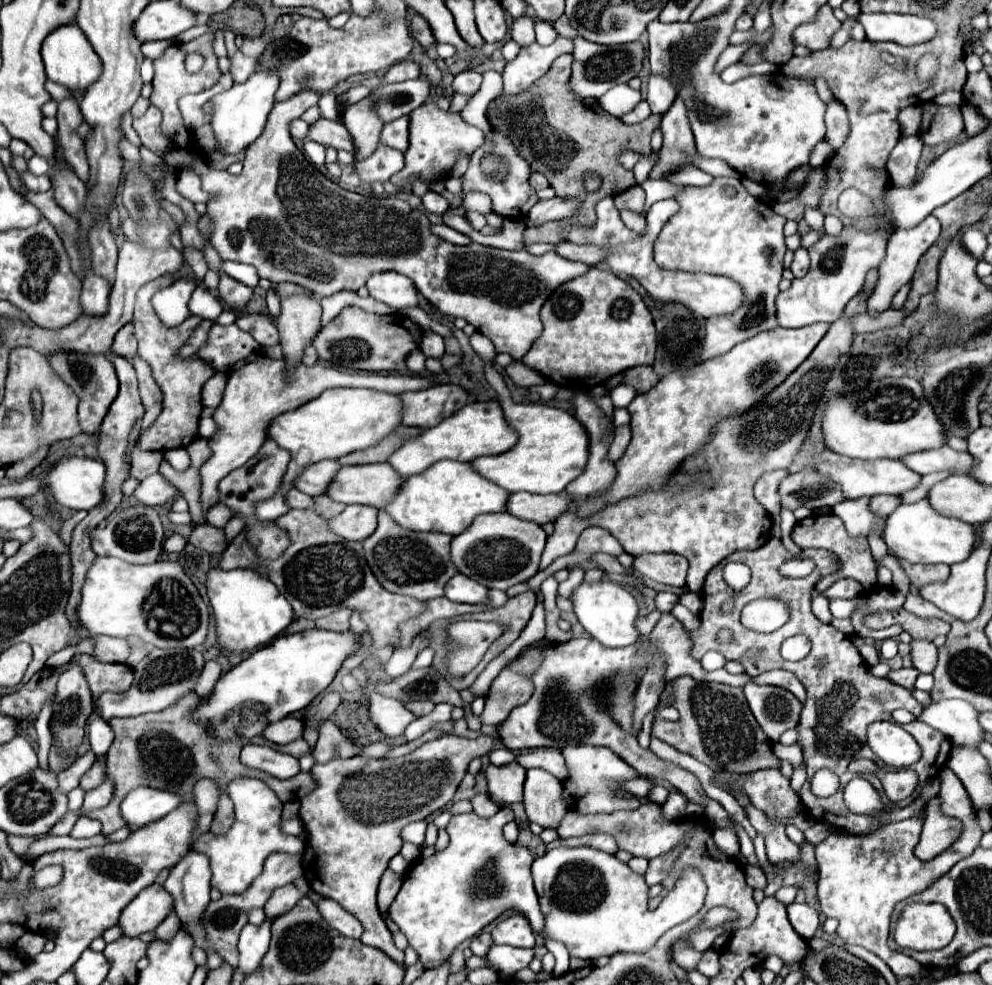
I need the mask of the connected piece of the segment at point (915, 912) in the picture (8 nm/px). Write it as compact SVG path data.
M910 904L900 914L894 940L912 950L938 950L950 944L954 930L954 920L942 904Z

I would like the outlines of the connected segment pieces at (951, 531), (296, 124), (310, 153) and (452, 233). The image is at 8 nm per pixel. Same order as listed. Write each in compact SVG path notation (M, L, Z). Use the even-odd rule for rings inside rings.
M920 500L914 504L900 504L888 518L884 528L884 542L888 544L888 552L910 564L948 564L962 562L970 556L974 546L974 528L956 518L944 518L936 514L928 500Z
M294 120L292 124L290 124L290 132L292 132L292 138L300 138L300 140L304 140L306 136L308 136L308 132L310 132L310 124L306 124L304 120Z
M306 140L304 142L304 154L308 158L310 164L314 164L316 168L324 166L324 154L326 154L326 148L322 144L316 144L312 140Z
M444 224L432 226L432 232L434 232L436 236L440 236L440 238L452 242L452 244L460 244L460 246L462 246L462 244L470 244L470 242L472 242L466 234L460 234L458 230L454 230L454 228L450 228L450 226L444 226Z

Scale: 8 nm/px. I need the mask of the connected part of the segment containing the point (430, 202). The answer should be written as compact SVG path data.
M426 192L426 194L422 196L422 204L426 206L428 212L434 212L434 214L444 214L444 212L448 210L446 198L442 198L442 196L436 194L436 192Z

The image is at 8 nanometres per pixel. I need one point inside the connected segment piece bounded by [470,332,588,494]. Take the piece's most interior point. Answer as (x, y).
(552, 447)

